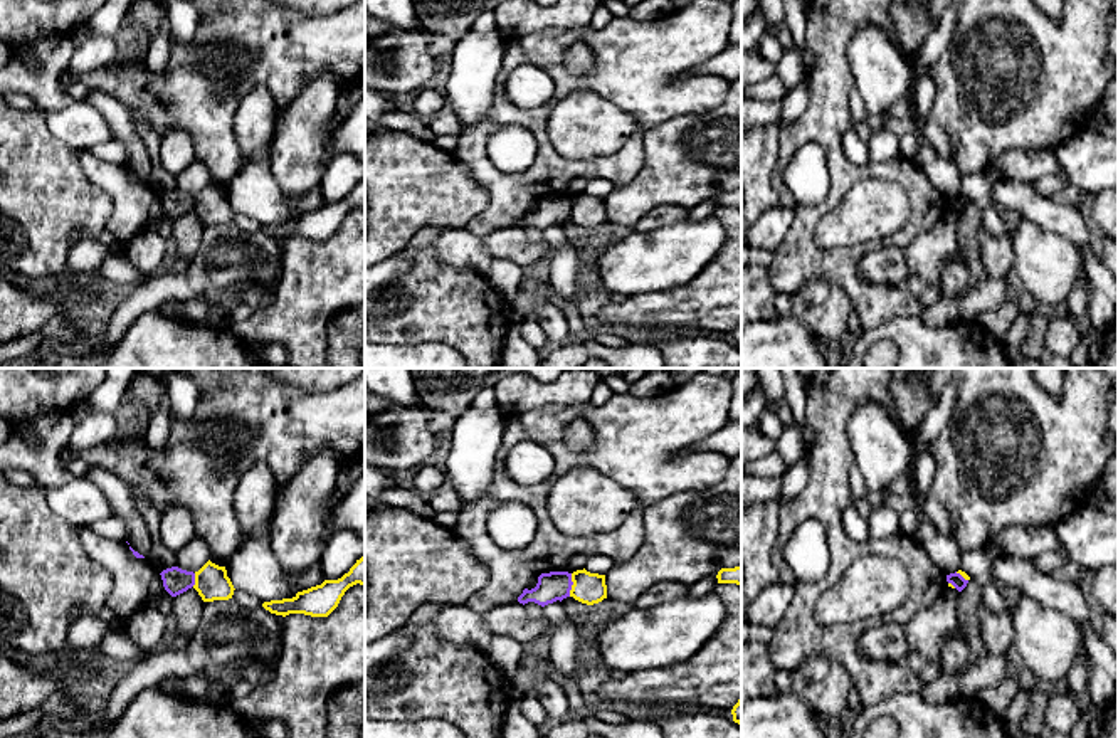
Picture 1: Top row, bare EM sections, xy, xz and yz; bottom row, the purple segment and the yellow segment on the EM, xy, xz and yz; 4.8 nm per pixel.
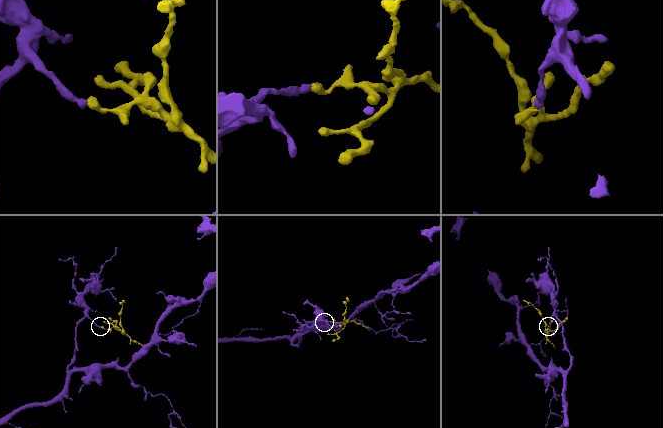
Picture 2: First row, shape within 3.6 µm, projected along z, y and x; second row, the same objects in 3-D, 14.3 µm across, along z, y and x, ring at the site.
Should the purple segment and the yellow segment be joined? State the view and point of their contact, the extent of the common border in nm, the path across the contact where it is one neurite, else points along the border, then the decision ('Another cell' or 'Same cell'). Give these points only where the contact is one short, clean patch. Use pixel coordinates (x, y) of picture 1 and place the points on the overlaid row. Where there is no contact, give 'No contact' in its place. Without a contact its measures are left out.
Touches purple at xz (572, 584). Shared border 110 nm. Boundary: xz (572, 574), (569, 595). Another cell

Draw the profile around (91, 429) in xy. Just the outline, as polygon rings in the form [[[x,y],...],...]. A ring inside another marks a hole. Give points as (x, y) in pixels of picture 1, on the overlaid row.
[[[87,398],[69,409],[67,414],[74,422],[72,429],[69,430],[67,445],[76,451],[118,444],[124,435],[114,419],[114,414],[92,410]]]

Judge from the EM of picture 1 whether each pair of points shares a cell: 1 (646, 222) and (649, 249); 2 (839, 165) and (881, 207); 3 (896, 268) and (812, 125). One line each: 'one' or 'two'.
1: two
2: two
3: two

